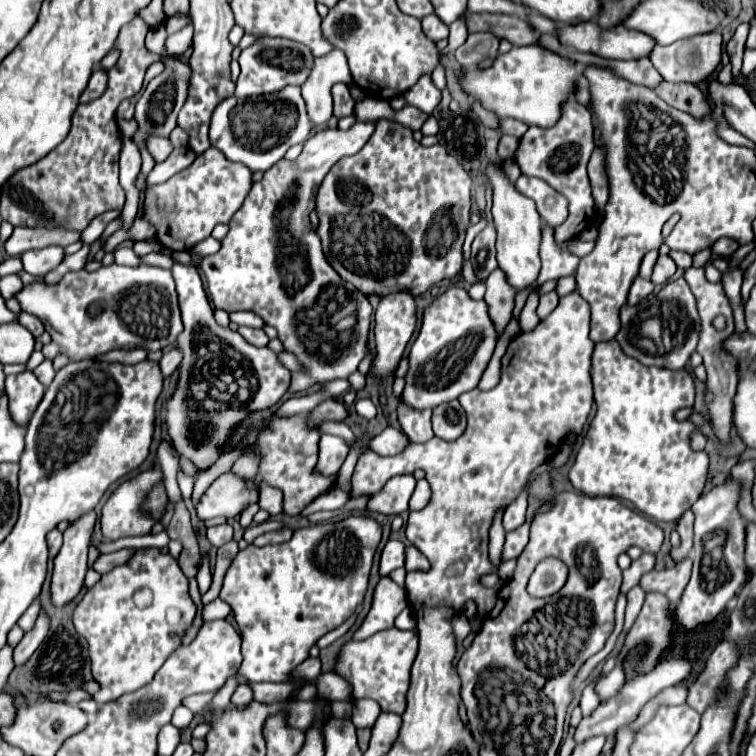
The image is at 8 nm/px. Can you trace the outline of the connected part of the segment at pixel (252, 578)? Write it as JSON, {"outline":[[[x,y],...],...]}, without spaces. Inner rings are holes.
{"outline":[[[352,516],[344,522],[336,524],[316,524],[308,528],[300,528],[294,532],[290,542],[278,546],[264,546],[258,548],[250,544],[246,550],[240,550],[238,556],[232,560],[226,576],[224,586],[220,590],[220,598],[230,604],[234,610],[234,618],[238,622],[242,634],[242,664],[238,672],[226,680],[226,684],[214,694],[210,708],[222,710],[230,704],[234,690],[240,686],[238,678],[246,682],[284,682],[286,676],[308,658],[308,650],[316,644],[320,636],[338,628],[346,622],[358,604],[362,602],[366,588],[368,588],[368,574],[372,566],[374,552],[378,548],[382,536],[382,528],[378,522],[370,518]]]}

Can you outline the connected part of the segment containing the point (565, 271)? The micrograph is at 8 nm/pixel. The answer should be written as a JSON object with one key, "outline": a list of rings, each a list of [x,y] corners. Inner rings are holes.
{"outline":[[[544,226],[542,228],[542,246],[540,246],[540,260],[542,260],[542,270],[538,274],[538,280],[534,284],[530,284],[530,288],[518,292],[518,298],[516,298],[516,304],[524,306],[528,294],[536,288],[536,286],[542,286],[544,282],[548,280],[558,280],[562,276],[574,276],[574,272],[578,270],[578,264],[580,264],[580,258],[570,254],[570,252],[564,252],[558,248],[558,244],[554,242],[552,238],[552,228],[550,226]]]}

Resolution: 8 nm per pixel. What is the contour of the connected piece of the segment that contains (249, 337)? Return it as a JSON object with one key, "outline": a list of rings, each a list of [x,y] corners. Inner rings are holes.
{"outline":[[[238,328],[238,334],[242,338],[246,338],[246,342],[250,342],[252,346],[268,346],[270,338],[266,336],[264,330],[254,330],[254,328]]]}

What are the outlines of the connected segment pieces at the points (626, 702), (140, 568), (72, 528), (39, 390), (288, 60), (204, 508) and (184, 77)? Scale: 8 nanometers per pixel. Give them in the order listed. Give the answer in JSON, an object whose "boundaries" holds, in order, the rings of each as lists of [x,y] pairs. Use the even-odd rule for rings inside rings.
{"boundaries":[[[[672,658],[672,660],[660,662],[652,672],[648,672],[648,674],[644,674],[644,676],[634,676],[634,678],[630,678],[630,680],[624,684],[624,688],[620,690],[620,694],[618,694],[616,698],[612,698],[612,700],[600,704],[600,706],[594,710],[592,716],[582,718],[582,722],[578,724],[578,728],[576,728],[576,732],[574,732],[574,742],[580,744],[582,740],[588,740],[588,738],[594,738],[594,736],[600,736],[600,734],[616,734],[616,730],[618,730],[620,726],[630,724],[630,722],[636,720],[638,712],[642,710],[642,706],[644,706],[652,696],[656,696],[660,690],[664,690],[664,688],[668,688],[668,686],[674,686],[674,684],[682,682],[688,674],[690,674],[690,664],[688,664],[686,660],[682,660],[682,658],[680,658],[680,660]]],[[[140,548],[126,564],[104,574],[74,610],[74,626],[88,642],[92,674],[102,686],[94,696],[96,704],[102,706],[148,684],[170,652],[182,644],[182,636],[194,618],[196,604],[188,594],[188,578],[178,568],[178,562],[158,548]],[[140,584],[152,592],[152,602],[144,608],[134,602]]],[[[88,512],[74,524],[70,524],[64,532],[64,546],[54,558],[54,572],[50,584],[50,600],[56,608],[64,608],[66,604],[70,604],[82,590],[88,570],[86,556],[94,522],[96,514]]],[[[28,370],[18,376],[6,376],[6,394],[8,394],[8,412],[12,420],[20,428],[26,428],[30,416],[34,414],[34,408],[38,408],[44,396],[44,386]]],[[[258,38],[252,46],[244,48],[240,58],[240,76],[236,82],[236,96],[248,98],[248,96],[260,96],[260,94],[270,94],[270,92],[280,92],[282,88],[296,84],[302,86],[306,78],[310,76],[310,70],[314,66],[314,56],[312,52],[298,42],[286,40],[286,38]]],[[[222,474],[196,502],[196,514],[200,520],[216,516],[232,518],[240,514],[248,504],[258,500],[258,488],[236,478],[234,474]]],[[[156,26],[150,28],[148,36],[146,36],[146,50],[154,52],[156,56],[162,56],[162,64],[164,70],[162,74],[158,74],[148,88],[142,92],[138,104],[136,104],[136,120],[138,120],[138,132],[134,134],[134,142],[136,144],[144,144],[146,142],[146,134],[160,134],[160,136],[168,136],[174,128],[176,128],[176,116],[182,108],[182,104],[186,102],[186,88],[190,88],[190,64],[188,60],[192,54],[193,45],[183,54],[168,54],[166,52],[166,30],[164,26]]]]}

